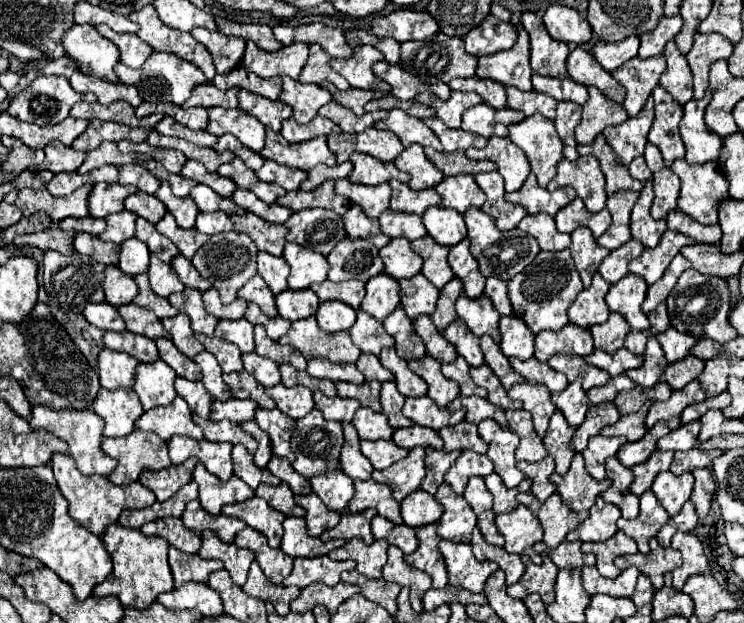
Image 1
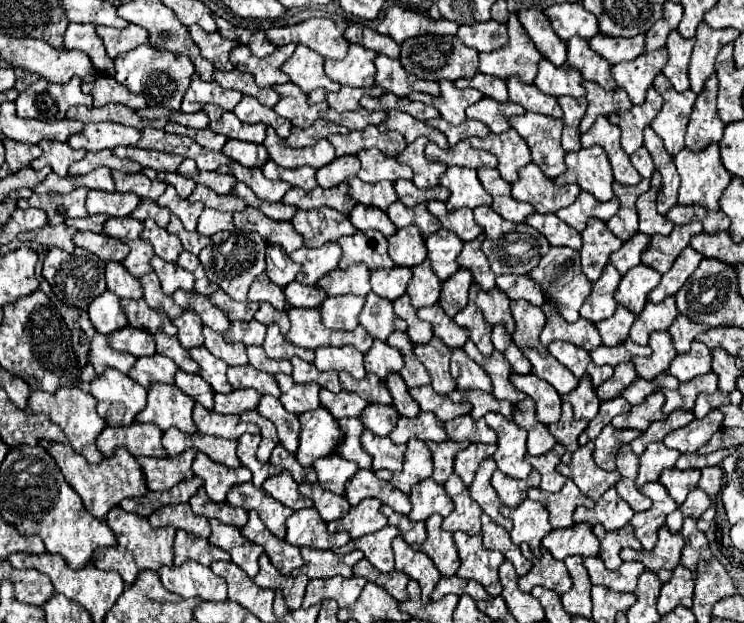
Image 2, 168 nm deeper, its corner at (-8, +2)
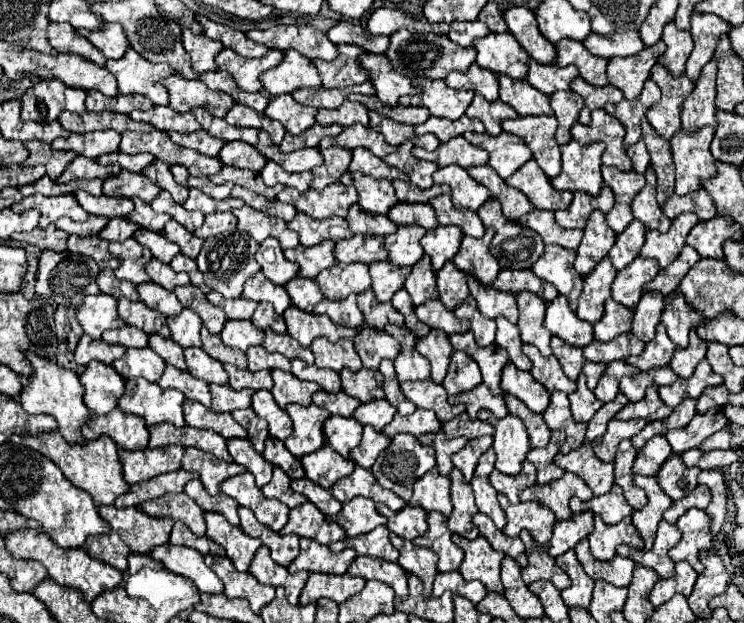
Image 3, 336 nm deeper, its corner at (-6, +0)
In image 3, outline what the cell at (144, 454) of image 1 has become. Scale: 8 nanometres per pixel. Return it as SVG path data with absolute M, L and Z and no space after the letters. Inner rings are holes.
M115 407L107 415L91 415L91 419L81 425L85 439L97 439L109 435L121 449L145 449L149 443L149 431L139 415L131 415Z

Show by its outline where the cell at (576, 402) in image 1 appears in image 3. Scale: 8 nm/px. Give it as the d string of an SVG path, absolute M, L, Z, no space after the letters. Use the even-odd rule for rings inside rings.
M581 373L577 377L577 391L569 395L569 401L571 401L571 413L573 413L573 419L575 421L589 421L595 411L603 405L601 401L597 401L597 397L593 395L591 389L587 389L587 383L585 383L585 375Z

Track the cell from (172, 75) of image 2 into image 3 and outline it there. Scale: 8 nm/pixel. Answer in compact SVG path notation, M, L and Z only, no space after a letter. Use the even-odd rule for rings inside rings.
M129 47L121 59L109 59L105 69L117 79L121 95L139 93L153 99L153 105L167 105L169 97L163 87L163 79L173 75L173 69L165 67L163 63L153 65L147 59L141 59L141 55Z

